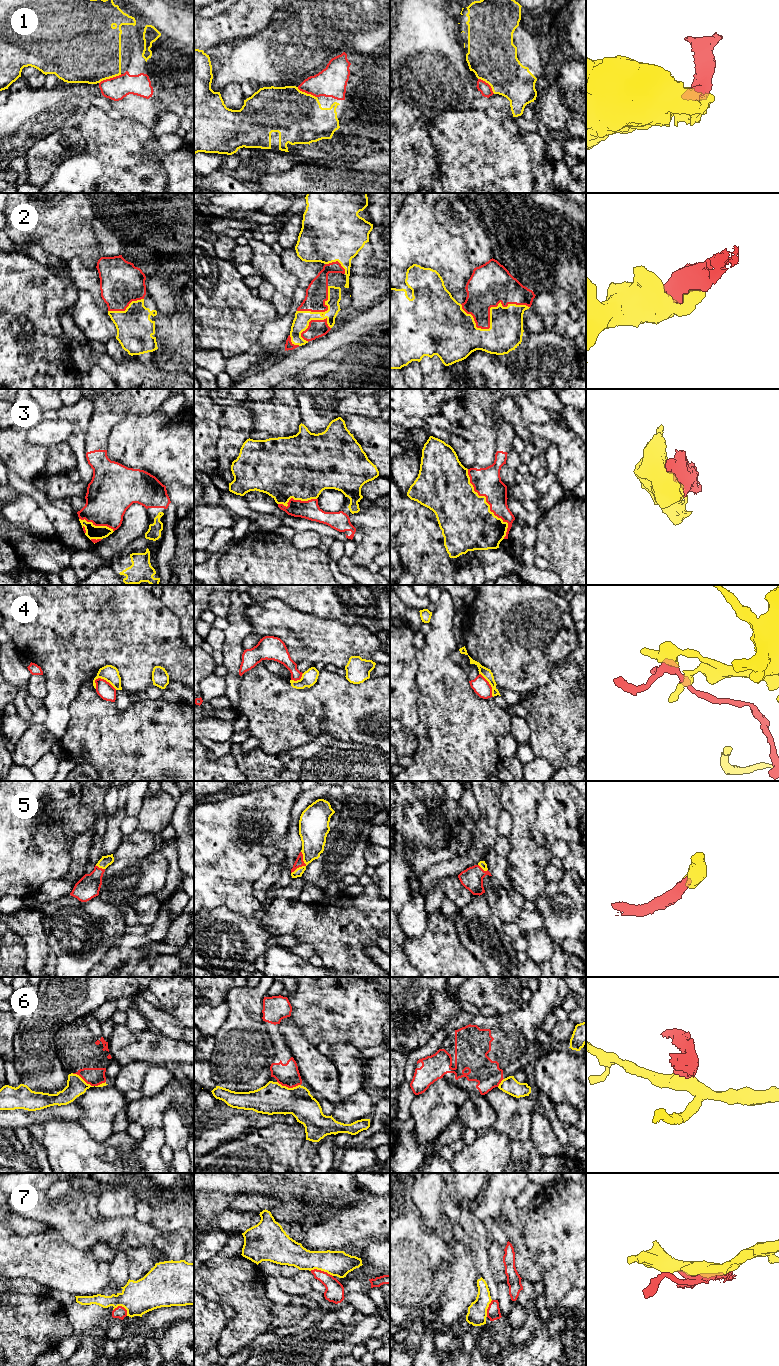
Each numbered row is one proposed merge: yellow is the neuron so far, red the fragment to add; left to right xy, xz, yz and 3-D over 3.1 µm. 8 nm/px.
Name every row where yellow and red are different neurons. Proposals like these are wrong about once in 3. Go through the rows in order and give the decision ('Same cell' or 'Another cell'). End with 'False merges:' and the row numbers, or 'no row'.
1: Same cell
2: Same cell
3: Same cell
4: Another cell
5: Same cell
6: Another cell
7: Another cell
False merges: 4, 6, 7

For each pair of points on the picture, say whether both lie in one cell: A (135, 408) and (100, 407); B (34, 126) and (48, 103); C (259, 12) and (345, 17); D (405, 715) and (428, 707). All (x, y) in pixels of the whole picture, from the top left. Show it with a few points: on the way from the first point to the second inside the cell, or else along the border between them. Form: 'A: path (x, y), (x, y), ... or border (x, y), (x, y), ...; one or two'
A: path (126, 407), (109, 407); one
B: path (34, 120), (34, 117), (42, 109); one
C: border (282, 10), (261, 30); two
D: border (418, 686), (419, 723), (414, 728), (413, 733); two

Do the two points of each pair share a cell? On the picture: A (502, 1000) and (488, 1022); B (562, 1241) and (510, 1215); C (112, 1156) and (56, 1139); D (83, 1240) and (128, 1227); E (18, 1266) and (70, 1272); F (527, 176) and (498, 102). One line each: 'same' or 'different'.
A: different
B: different
C: different
D: same
E: same
F: different

